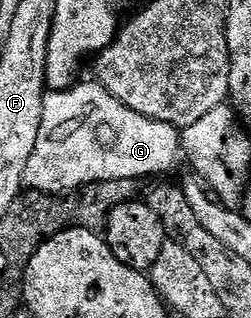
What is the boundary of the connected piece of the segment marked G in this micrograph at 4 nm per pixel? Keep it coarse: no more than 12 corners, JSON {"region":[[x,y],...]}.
{"region":[[97,82],[47,91],[27,189],[141,181],[179,129]]}

